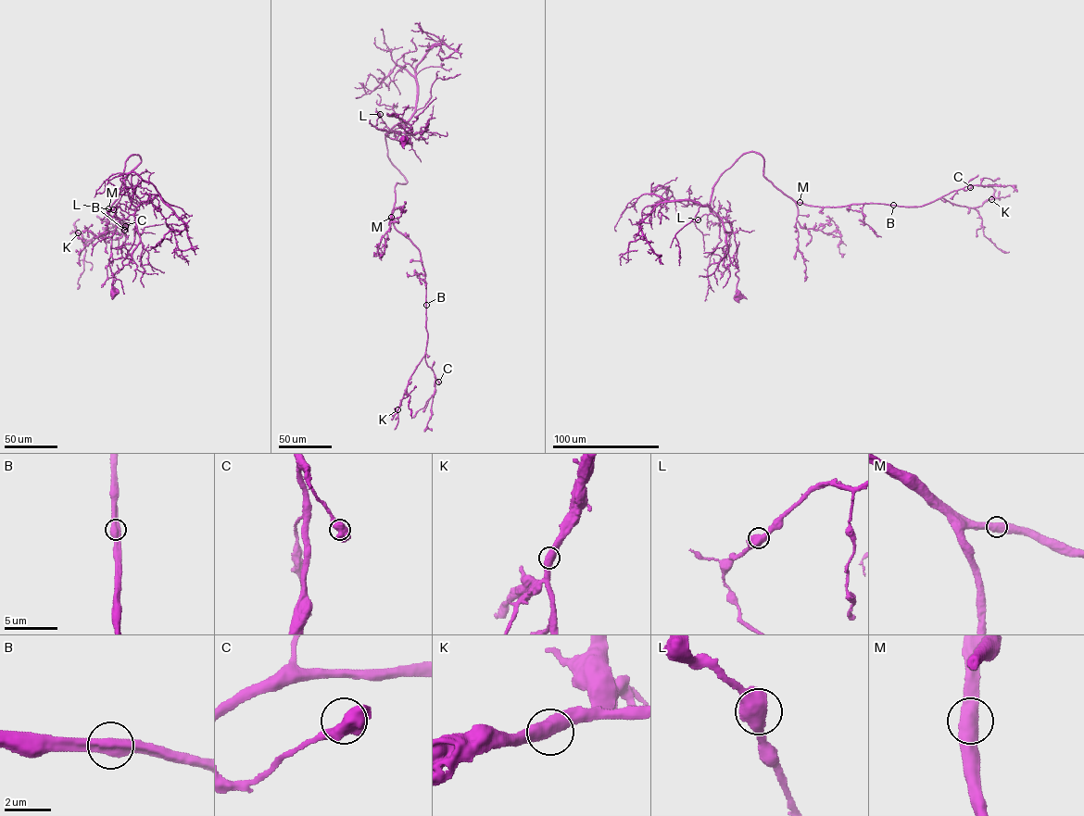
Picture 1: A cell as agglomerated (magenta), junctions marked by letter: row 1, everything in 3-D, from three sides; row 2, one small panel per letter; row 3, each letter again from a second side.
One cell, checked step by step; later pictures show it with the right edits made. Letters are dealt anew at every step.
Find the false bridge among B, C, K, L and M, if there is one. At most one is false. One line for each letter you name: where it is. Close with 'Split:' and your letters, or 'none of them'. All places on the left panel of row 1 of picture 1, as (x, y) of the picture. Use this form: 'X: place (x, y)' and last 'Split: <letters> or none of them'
Split: none of them

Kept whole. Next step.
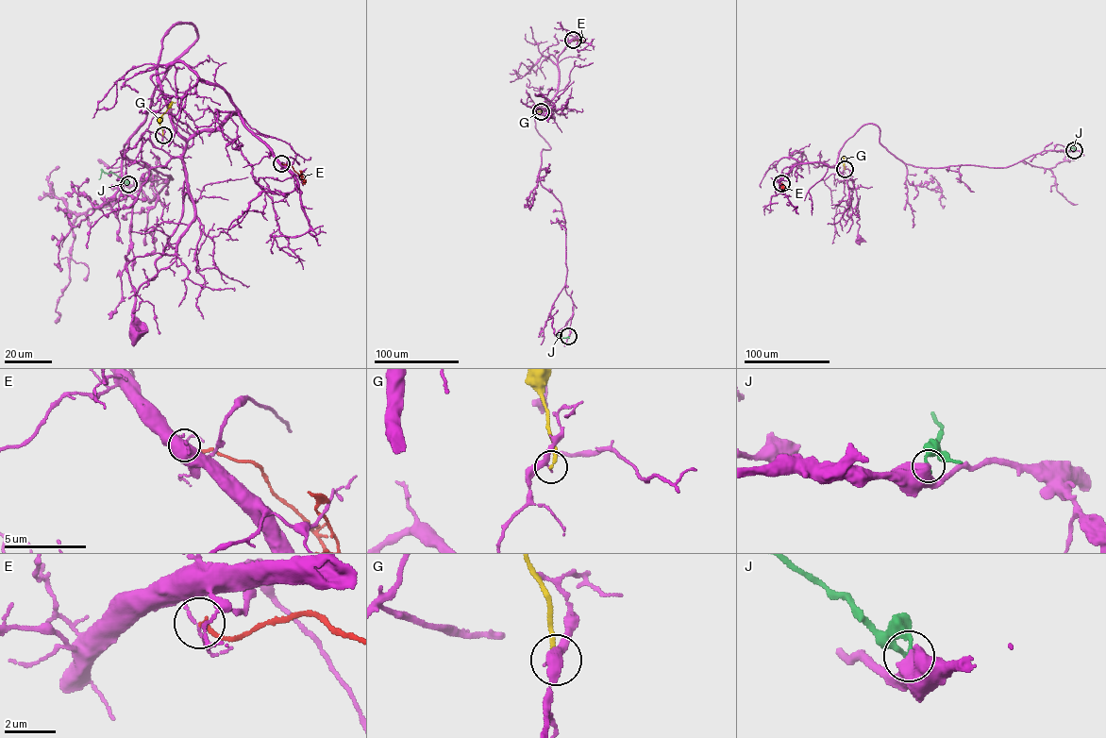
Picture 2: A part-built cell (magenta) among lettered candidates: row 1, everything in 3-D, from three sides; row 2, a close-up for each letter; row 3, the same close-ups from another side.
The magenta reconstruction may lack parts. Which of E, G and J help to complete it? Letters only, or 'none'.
none

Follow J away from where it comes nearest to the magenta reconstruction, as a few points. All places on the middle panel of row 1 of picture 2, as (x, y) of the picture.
J: (568, 336), (563, 338), (557, 333)

